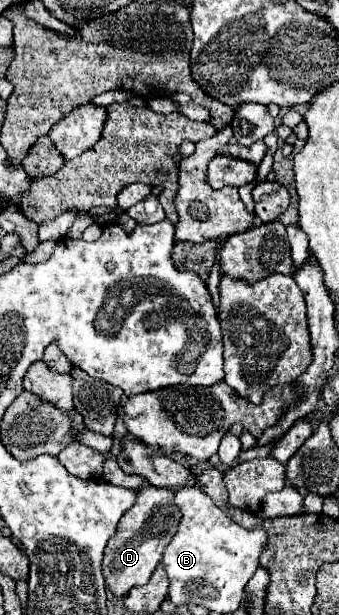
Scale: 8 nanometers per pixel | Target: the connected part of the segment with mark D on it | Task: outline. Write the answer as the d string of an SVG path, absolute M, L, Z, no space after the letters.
M143 486L139 490L137 502L121 516L121 522L117 526L117 534L109 540L105 548L103 558L103 576L107 582L107 588L117 596L123 598L133 586L145 584L157 564L163 558L165 546L171 542L177 524L181 520L181 512L173 504L173 490L167 488L153 488Z

